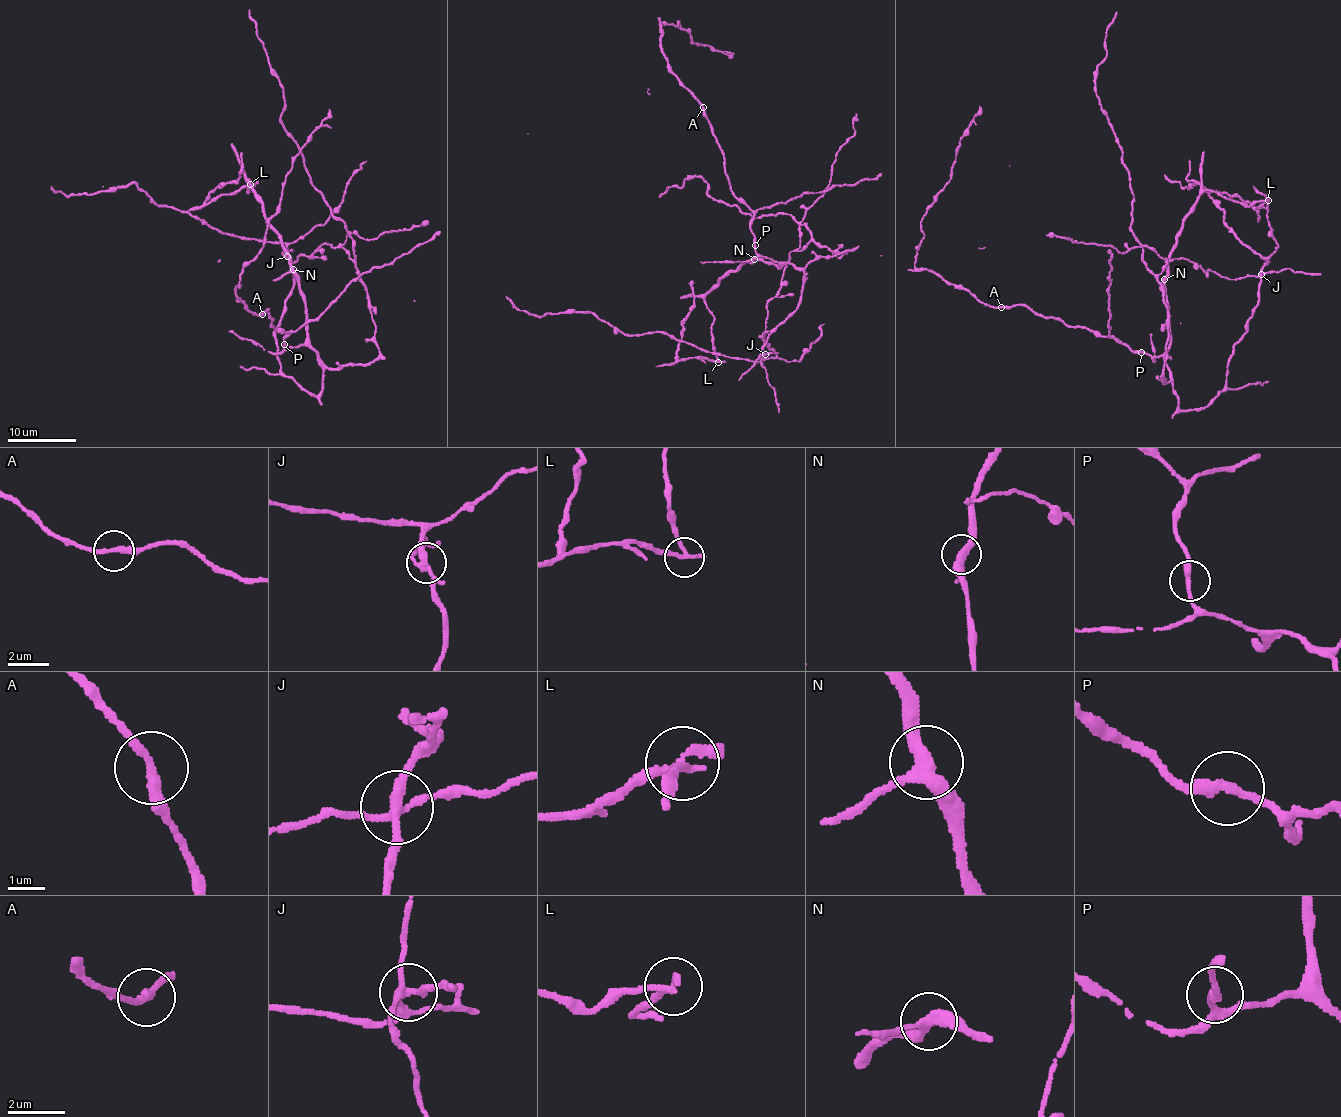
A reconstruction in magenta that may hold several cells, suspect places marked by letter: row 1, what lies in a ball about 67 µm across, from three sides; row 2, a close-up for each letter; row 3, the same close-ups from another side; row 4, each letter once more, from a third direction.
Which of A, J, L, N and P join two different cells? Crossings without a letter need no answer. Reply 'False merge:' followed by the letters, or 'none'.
False merge: L

